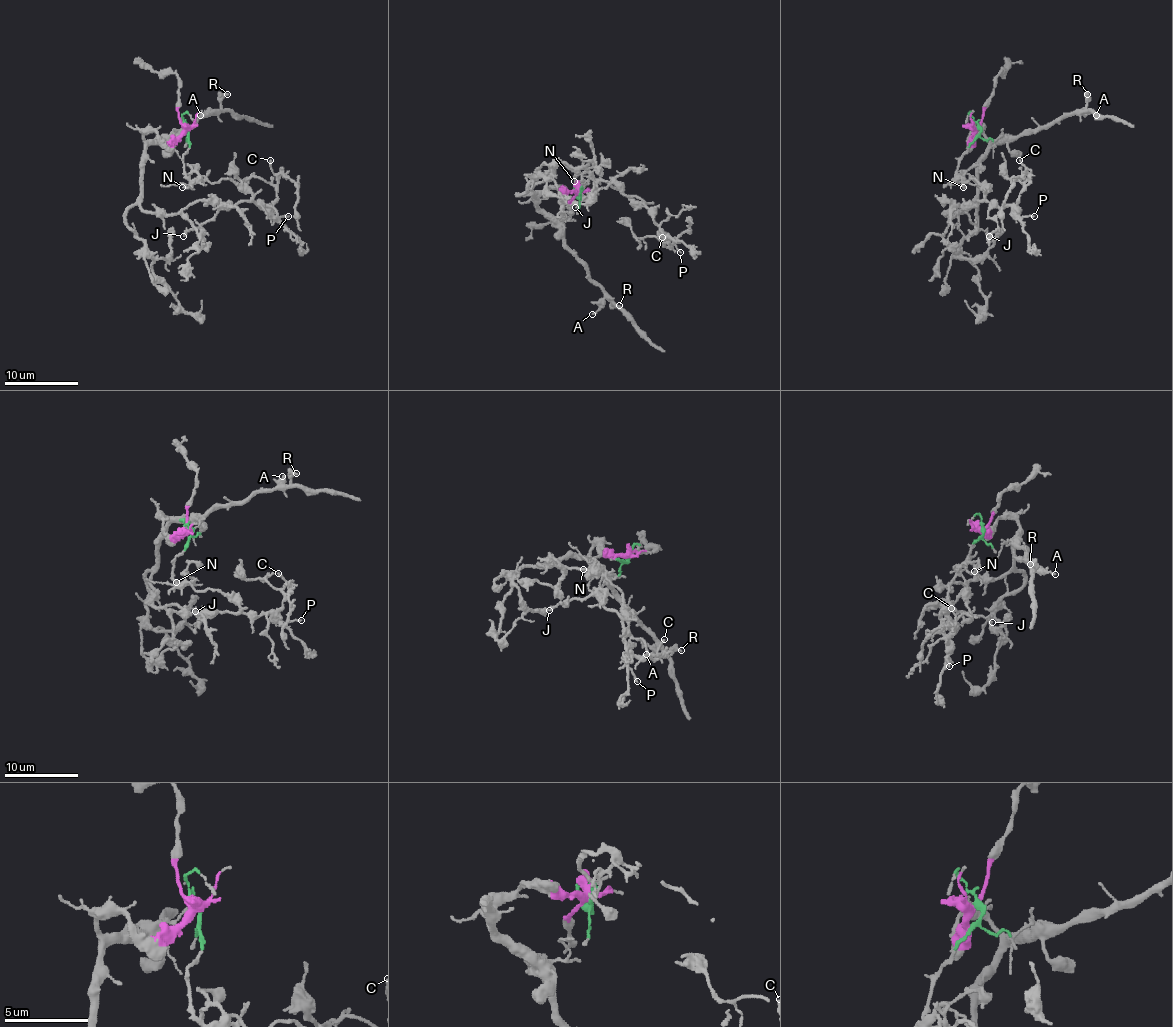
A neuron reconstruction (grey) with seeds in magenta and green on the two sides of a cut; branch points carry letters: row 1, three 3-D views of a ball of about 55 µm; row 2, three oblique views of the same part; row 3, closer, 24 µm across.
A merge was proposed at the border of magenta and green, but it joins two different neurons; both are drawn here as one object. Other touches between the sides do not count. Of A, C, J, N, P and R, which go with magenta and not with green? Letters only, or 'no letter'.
A, R

